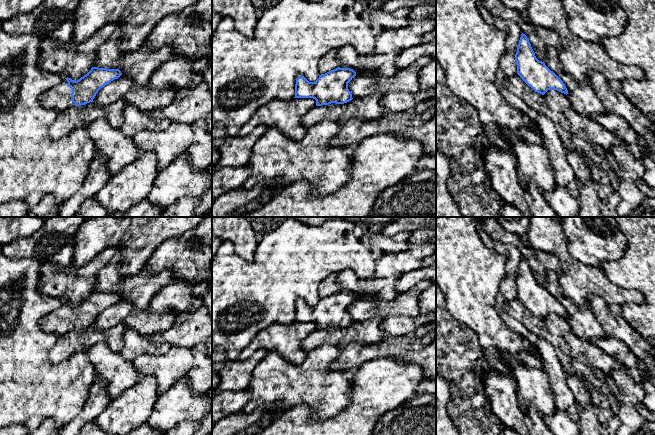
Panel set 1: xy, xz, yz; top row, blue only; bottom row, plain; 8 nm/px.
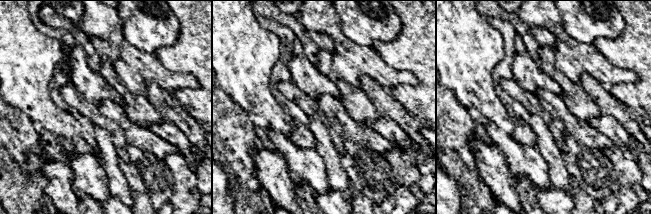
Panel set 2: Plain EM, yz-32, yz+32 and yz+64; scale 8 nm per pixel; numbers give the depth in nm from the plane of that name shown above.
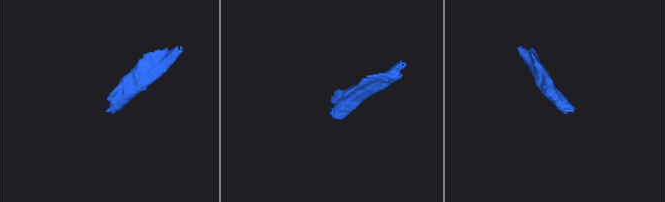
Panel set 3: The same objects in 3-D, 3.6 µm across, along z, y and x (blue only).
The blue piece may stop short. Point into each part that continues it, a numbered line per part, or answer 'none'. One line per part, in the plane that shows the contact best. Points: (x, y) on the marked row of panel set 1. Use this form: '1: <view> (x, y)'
1: xy (58, 98)

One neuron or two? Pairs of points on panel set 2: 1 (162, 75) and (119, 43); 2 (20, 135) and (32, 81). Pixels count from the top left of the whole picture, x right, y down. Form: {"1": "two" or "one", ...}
{"1": "one", "2": "two"}

